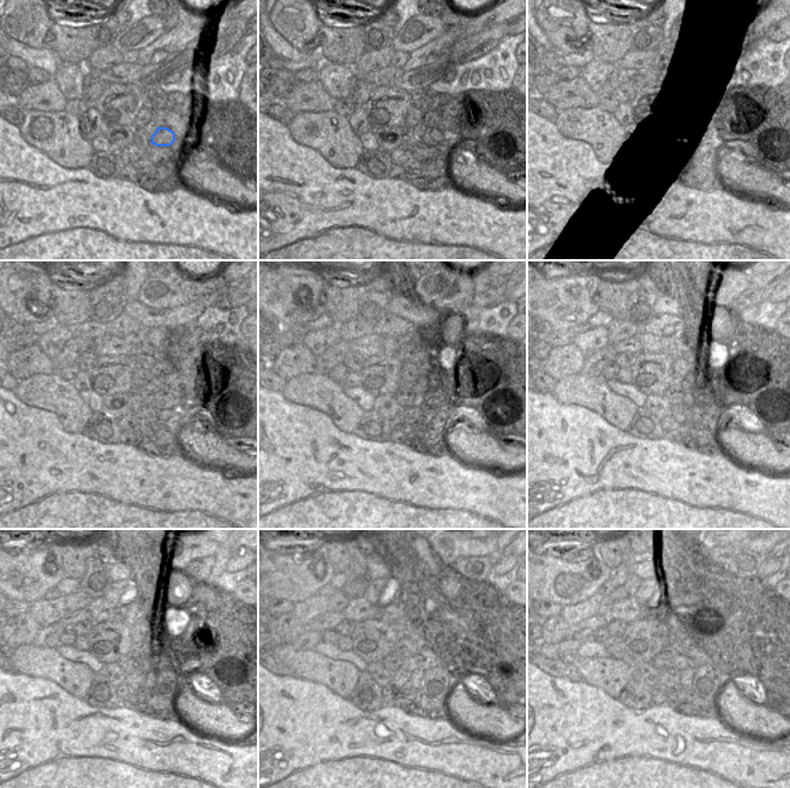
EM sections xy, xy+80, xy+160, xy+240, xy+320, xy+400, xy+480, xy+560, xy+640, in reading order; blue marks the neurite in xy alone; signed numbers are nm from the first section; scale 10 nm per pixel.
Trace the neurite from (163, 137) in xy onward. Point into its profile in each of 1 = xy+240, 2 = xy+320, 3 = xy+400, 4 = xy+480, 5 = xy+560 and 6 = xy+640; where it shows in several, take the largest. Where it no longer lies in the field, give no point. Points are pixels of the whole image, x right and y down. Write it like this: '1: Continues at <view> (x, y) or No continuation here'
1: Continues at xy+240 (168, 398)
2: Continues at xy+320 (436, 398)
3: Continues at xy+400 (702, 397)
4: Continues at xy+480 (160, 662)
5: Continues at xy+560 (428, 660)
6: Continues at xy+640 (696, 657).

